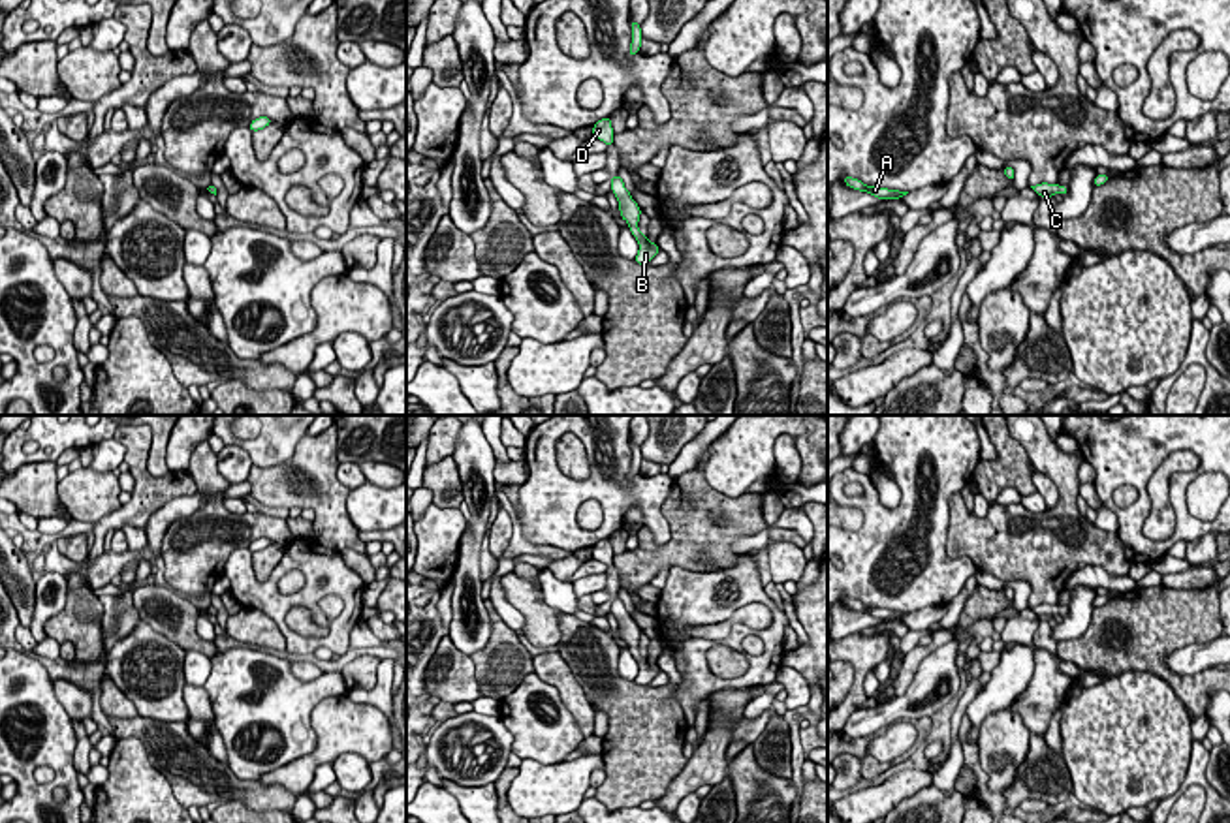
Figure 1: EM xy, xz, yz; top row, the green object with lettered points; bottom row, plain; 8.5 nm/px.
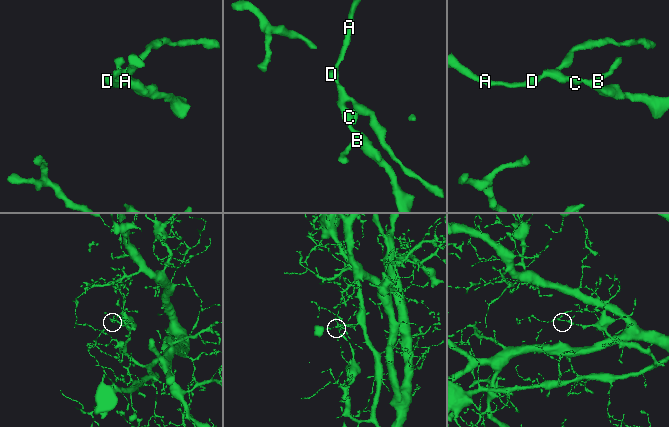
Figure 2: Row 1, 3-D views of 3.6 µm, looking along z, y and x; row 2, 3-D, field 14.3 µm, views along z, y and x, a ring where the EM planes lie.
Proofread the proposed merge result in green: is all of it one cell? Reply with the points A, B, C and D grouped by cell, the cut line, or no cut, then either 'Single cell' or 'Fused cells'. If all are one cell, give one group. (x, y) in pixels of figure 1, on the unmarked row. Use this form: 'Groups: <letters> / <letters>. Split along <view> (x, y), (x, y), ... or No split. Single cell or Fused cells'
Groups: A B C D. No split. Single cell

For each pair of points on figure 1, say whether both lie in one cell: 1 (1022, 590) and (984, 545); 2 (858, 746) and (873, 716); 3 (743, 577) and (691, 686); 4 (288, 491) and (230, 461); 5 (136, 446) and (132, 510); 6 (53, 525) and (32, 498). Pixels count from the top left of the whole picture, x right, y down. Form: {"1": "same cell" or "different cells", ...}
{"1": "different cells", "2": "different cells", "3": "same cell", "4": "different cells", "5": "same cell", "6": "different cells"}

